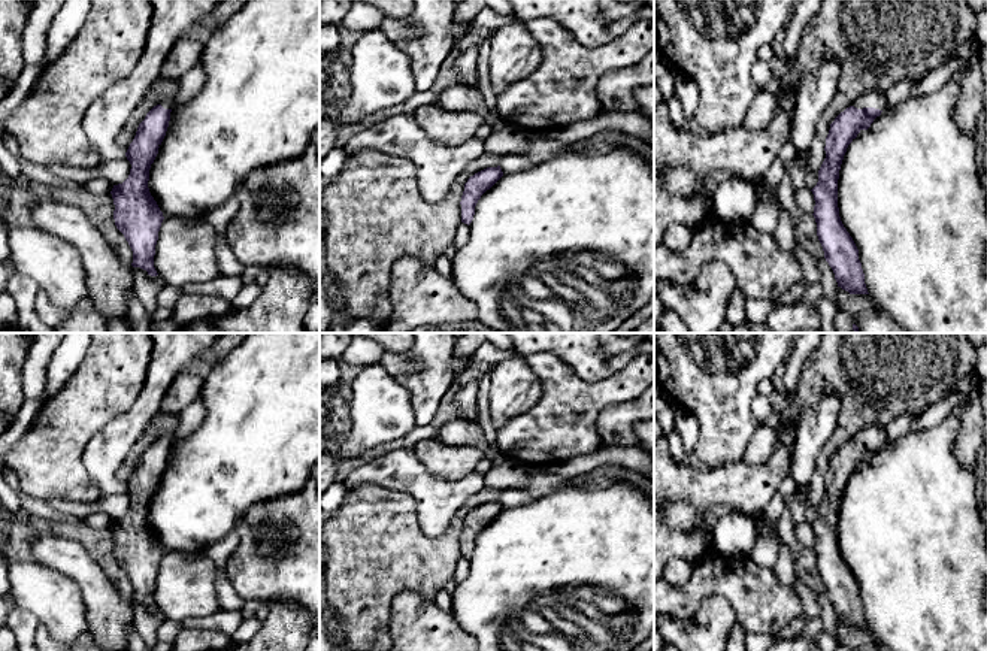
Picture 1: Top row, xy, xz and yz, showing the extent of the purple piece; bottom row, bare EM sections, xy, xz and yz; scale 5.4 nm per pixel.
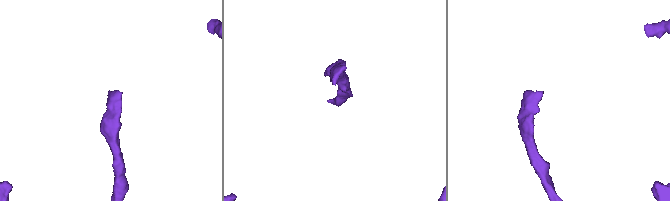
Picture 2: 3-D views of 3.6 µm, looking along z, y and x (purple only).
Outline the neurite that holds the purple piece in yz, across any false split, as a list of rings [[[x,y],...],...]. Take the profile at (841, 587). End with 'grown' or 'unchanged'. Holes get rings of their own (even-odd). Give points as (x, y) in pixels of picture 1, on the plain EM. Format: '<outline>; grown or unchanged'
[[[866,426],[835,452],[826,472],[826,493],[818,505],[818,517],[811,524],[815,535],[812,549],[817,557],[817,570],[823,581],[824,593],[835,608],[838,621],[850,629],[869,627],[859,594],[859,584],[839,551],[839,505],[848,479],[862,464],[871,461],[885,440],[884,429]]]; grown

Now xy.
[[[164,433],[154,440],[139,458],[125,491],[131,499],[128,512],[113,520],[110,529],[116,563],[124,569],[133,585],[133,602],[140,602],[157,611],[154,602],[155,579],[164,554],[157,536],[149,527],[149,503],[166,470],[173,433]]]; grown

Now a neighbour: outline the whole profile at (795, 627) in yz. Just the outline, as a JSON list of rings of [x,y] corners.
[[[802,614],[799,618],[796,618],[794,621],[791,621],[785,629],[782,629],[778,633],[778,641],[790,641],[790,639],[796,639],[796,636],[803,630],[803,627],[806,626],[808,618],[805,617],[805,614]]]

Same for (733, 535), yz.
[[[730,511],[715,523],[711,538],[715,548],[730,557],[750,557],[757,532],[747,514]]]

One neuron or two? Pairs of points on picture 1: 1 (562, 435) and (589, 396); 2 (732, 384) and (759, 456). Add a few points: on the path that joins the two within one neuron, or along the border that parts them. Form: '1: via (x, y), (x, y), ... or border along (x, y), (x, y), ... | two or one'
1: via (562, 424), (578, 405) | one
2: border along (759, 424), (741, 459) | two

